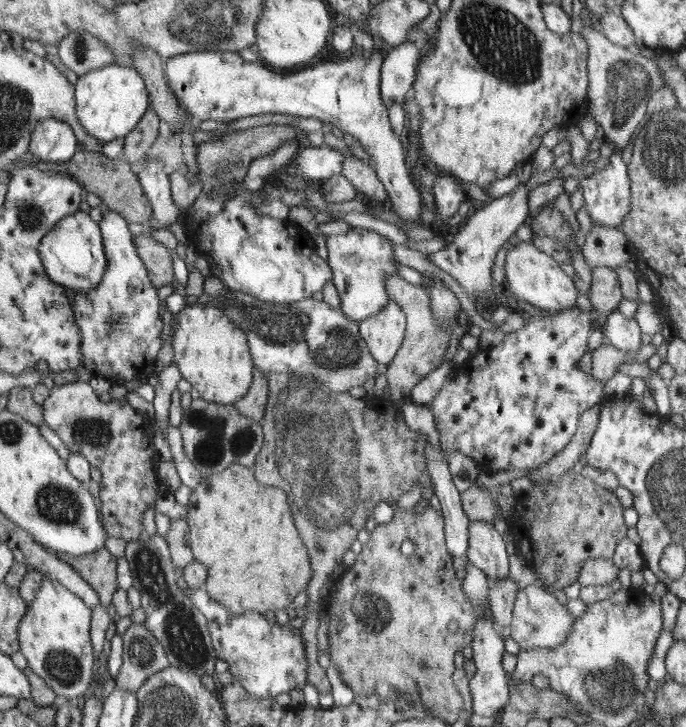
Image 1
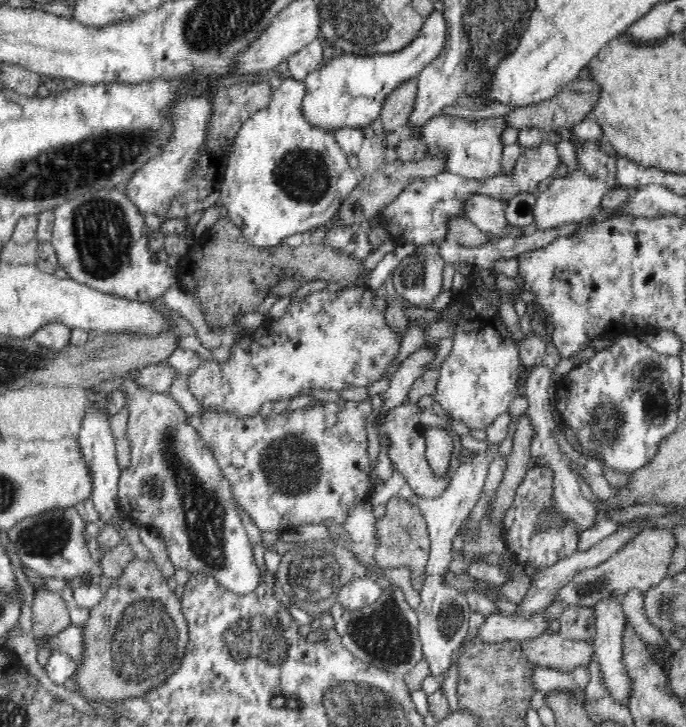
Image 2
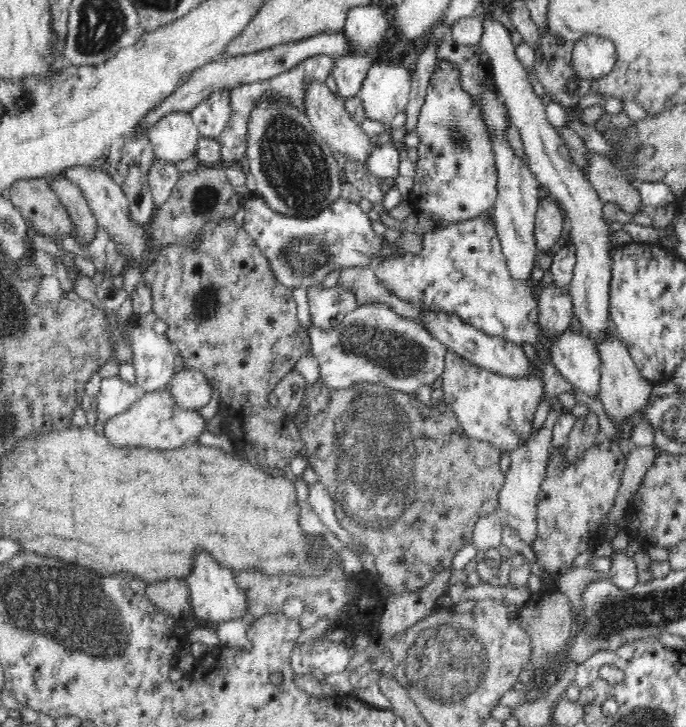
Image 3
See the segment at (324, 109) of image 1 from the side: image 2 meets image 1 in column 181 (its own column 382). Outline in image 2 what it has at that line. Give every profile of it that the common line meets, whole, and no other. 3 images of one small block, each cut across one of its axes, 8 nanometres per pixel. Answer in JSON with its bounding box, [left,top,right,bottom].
[301,10,447,133]

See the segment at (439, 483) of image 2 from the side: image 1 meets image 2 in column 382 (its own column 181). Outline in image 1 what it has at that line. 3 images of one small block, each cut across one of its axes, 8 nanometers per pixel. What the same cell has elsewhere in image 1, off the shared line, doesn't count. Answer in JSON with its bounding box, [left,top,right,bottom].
[180,399,264,477]

